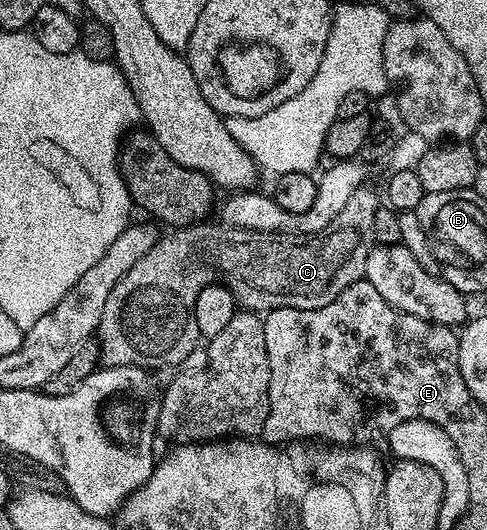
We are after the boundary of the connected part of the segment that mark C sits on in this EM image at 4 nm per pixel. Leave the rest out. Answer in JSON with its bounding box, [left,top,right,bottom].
[95,188,379,368]

